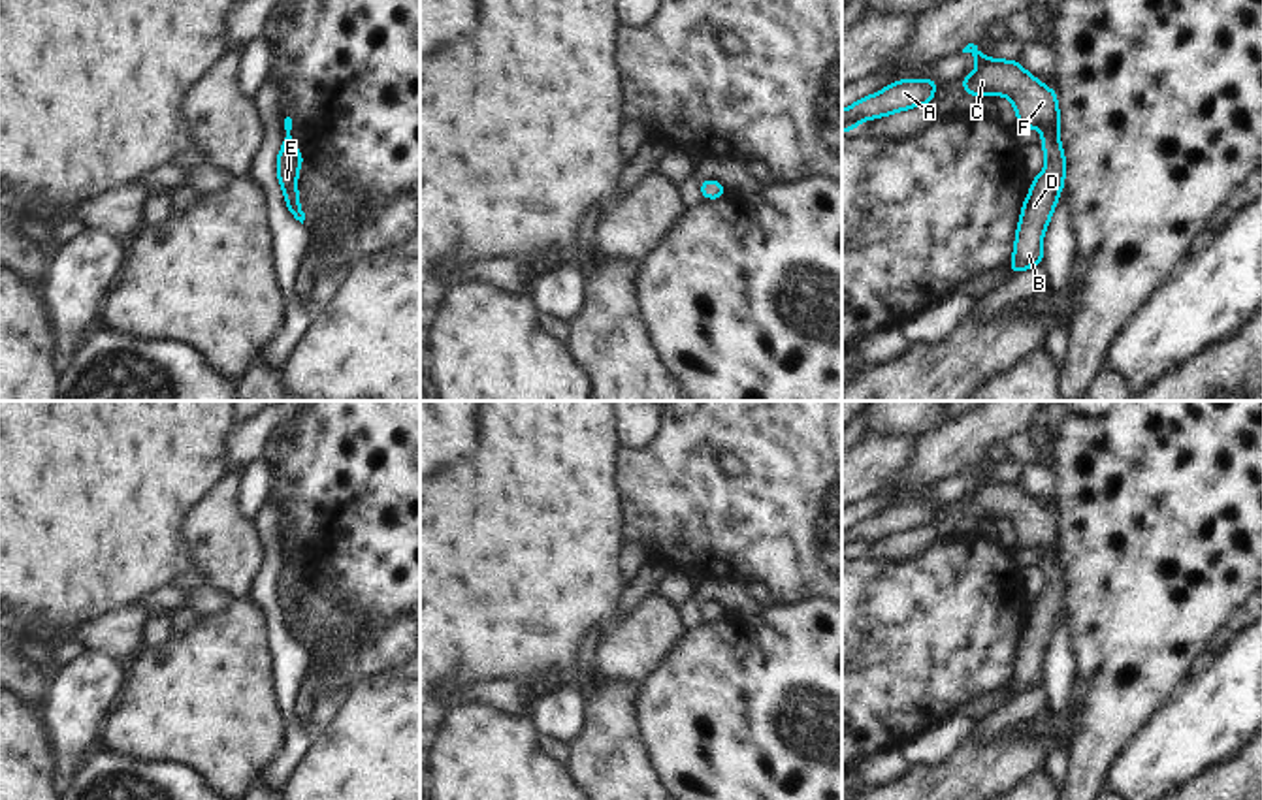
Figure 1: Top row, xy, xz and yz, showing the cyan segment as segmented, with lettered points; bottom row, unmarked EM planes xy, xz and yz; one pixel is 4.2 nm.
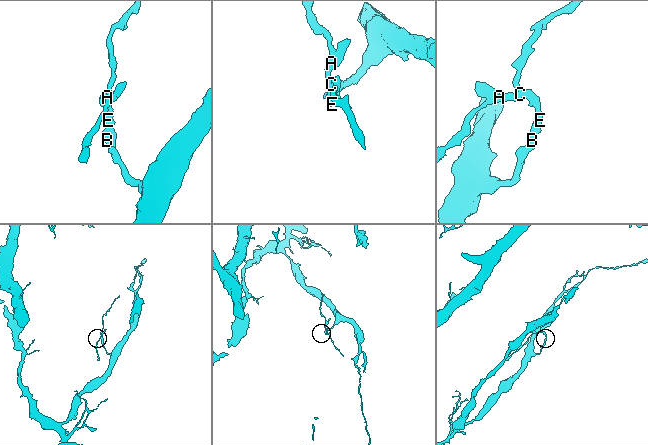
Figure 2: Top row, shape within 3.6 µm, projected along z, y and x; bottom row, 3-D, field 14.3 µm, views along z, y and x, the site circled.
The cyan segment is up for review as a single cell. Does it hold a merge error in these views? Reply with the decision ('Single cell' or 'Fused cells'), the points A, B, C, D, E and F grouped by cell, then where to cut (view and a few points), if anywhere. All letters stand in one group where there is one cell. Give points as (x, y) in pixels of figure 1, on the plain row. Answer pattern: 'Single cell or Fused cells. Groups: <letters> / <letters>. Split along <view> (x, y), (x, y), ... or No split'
Single cell. Groups: A B C D E F. No split

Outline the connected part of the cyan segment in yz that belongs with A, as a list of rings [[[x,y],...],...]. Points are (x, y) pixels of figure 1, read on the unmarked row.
[[[902,501],[880,512],[878,516],[865,518],[857,525],[842,533],[842,553],[853,553],[859,542],[872,542],[915,527],[932,525],[936,501]]]

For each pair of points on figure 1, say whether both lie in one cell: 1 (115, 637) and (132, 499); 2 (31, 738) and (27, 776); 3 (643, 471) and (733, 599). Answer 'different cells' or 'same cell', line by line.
1: different cells
2: same cell
3: different cells

